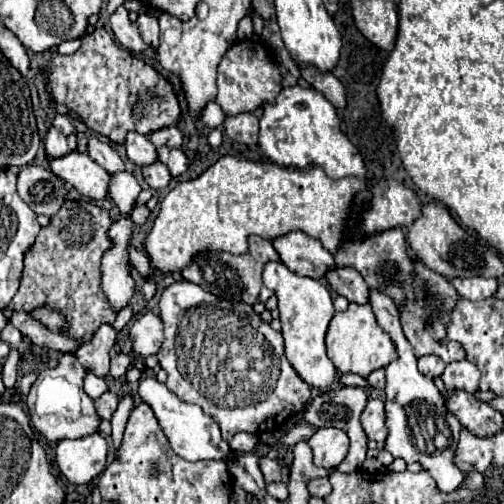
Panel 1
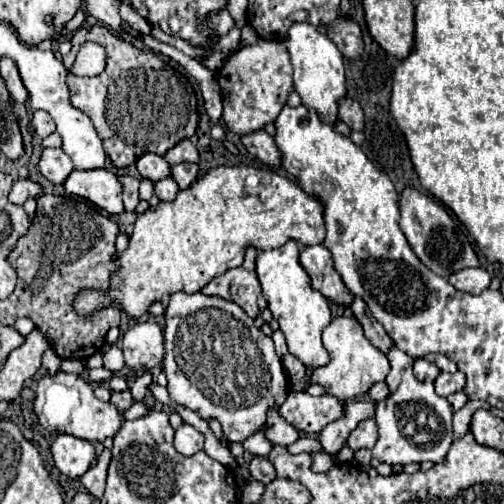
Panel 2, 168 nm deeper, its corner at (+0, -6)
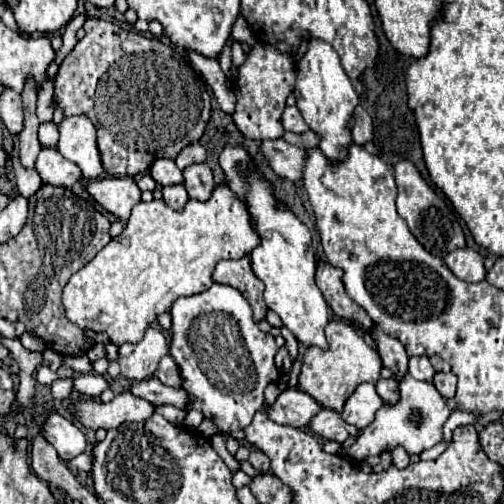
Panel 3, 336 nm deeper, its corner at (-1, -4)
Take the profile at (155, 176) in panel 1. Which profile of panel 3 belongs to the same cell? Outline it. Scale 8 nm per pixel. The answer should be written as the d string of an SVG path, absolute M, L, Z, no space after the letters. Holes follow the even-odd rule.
M182 184L164 186L164 188L162 188L162 194L164 194L164 202L166 202L168 206L172 206L174 210L182 210L182 206L184 206L186 200L188 200L186 188L184 188Z

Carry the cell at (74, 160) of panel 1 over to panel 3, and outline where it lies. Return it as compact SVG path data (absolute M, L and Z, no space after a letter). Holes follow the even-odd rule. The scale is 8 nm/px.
M102 176L86 182L90 196L120 220L128 220L134 204L140 202L140 188L130 176Z

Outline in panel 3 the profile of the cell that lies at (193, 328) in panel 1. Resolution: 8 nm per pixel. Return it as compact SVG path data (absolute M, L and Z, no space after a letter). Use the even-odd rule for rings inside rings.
M212 284L206 292L182 296L172 304L172 342L170 356L180 368L182 390L188 394L186 410L200 410L204 418L216 422L222 432L236 432L250 426L254 414L264 406L264 388L280 378L274 364L278 346L274 338L258 328L246 298L232 286Z

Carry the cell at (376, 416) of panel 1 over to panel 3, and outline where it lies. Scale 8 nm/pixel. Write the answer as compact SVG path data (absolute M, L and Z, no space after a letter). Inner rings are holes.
M322 410L314 416L314 422L310 422L310 430L326 440L334 440L338 444L344 444L346 438L358 438L360 430L356 426L350 426L342 422L340 414L334 410Z

